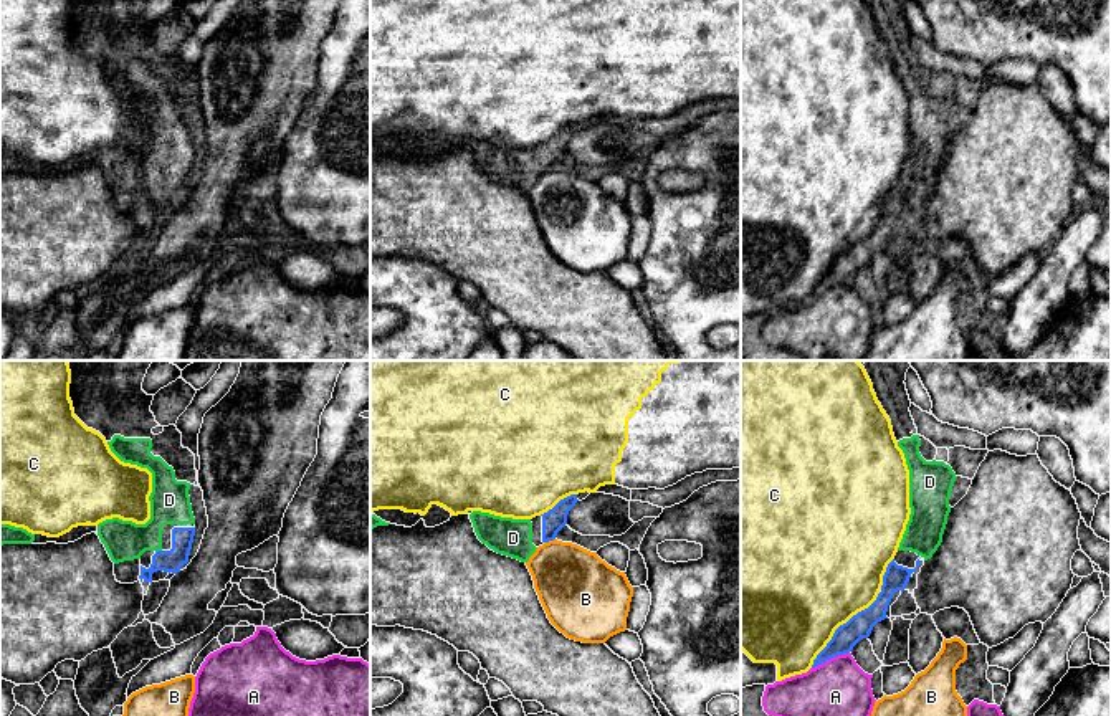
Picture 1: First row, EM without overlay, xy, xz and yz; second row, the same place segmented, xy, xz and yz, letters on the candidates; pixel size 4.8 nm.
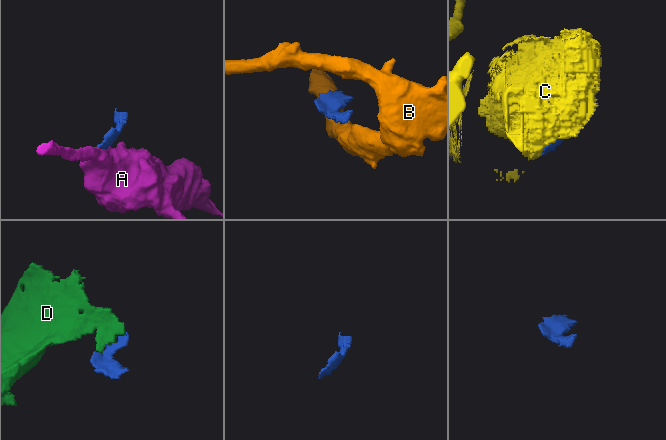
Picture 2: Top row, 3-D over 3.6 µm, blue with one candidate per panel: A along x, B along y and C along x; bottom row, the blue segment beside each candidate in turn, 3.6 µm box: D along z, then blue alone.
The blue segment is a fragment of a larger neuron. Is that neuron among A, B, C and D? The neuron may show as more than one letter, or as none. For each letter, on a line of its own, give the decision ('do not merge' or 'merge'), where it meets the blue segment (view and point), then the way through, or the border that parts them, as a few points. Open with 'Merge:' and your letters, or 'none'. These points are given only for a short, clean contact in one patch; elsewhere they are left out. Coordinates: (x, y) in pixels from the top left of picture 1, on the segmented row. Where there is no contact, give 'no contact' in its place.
Merge: D
A: do not merge; contact yz (830, 657); border yz (848, 652), (834, 655), (812, 668)
B: do not merge; contact xz (549, 539); border xz (554, 538), (544, 543)
C: do not merge; contact yz (840, 625)
D: merge; contact xy (157, 551); way xy (169, 561), (157, 551), (156, 523), (169, 501)

